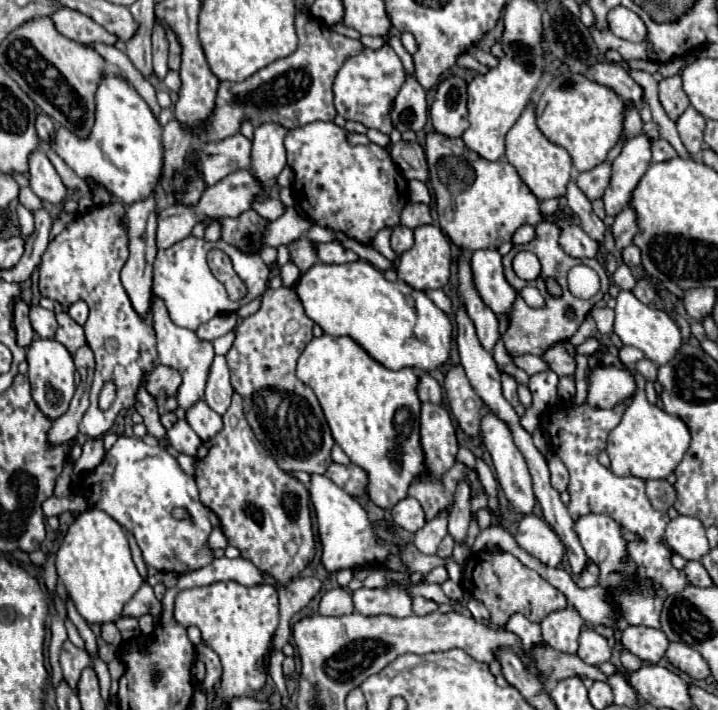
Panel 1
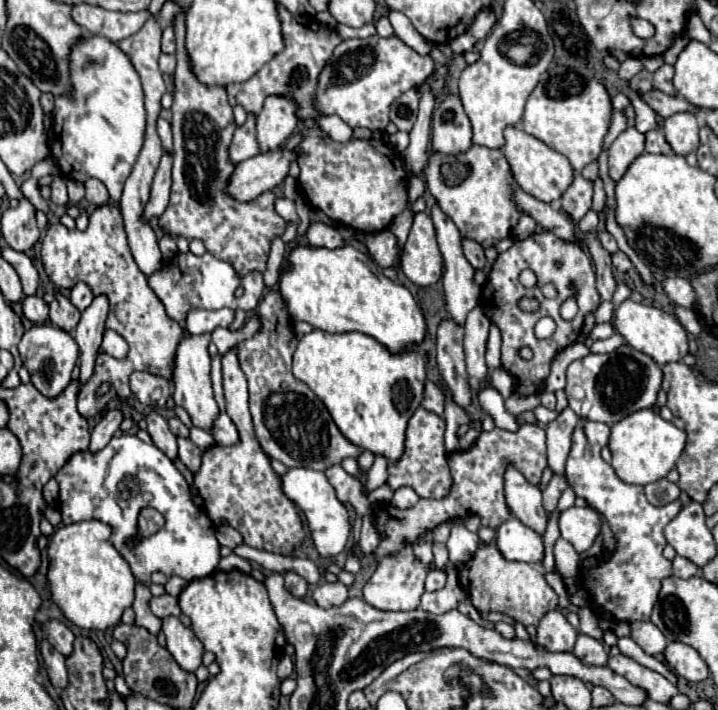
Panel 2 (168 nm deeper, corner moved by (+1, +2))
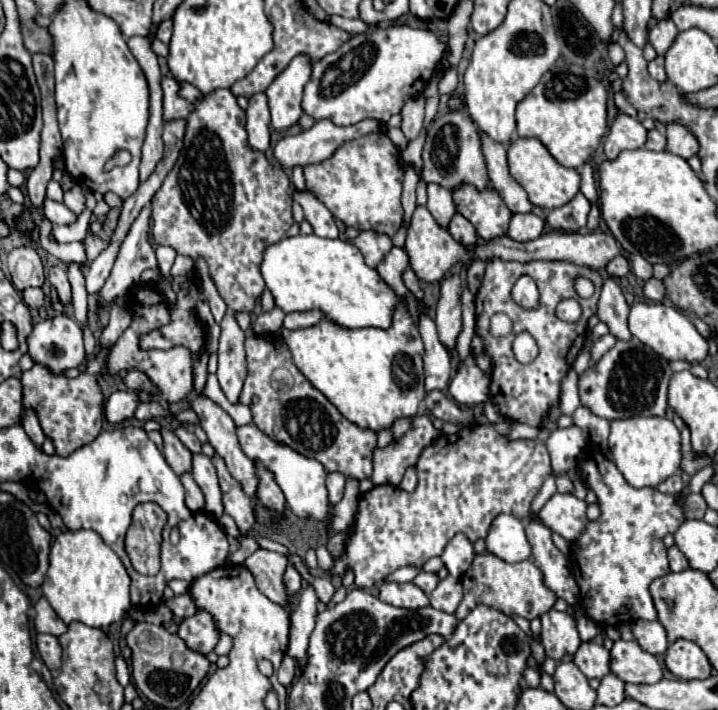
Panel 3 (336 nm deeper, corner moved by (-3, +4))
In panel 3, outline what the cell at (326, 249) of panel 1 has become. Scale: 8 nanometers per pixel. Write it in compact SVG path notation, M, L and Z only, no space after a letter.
M294 192L294 200L300 202L300 206L304 208L304 216L312 224L316 236L338 238L338 234L340 234L338 226L332 218L330 210L318 198L314 198L310 192Z

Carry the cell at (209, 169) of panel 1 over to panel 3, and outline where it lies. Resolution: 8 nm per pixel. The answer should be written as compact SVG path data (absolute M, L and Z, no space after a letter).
M254 94L246 108L246 130L248 144L258 152L266 152L270 148L270 112L266 94Z

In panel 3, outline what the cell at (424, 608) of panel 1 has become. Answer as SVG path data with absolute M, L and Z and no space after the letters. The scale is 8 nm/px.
M446 576L438 584L438 588L432 594L428 594L430 606L436 608L436 610L442 610L442 612L448 612L448 614L454 614L454 610L462 602L462 596L464 596L462 584L454 576Z

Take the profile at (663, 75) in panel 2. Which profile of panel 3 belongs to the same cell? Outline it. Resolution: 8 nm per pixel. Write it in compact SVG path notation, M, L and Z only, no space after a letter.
M658 56L656 60L652 60L652 62L648 64L648 72L650 72L650 76L652 76L654 80L666 82L668 76L666 76L666 68L664 68L664 56Z

